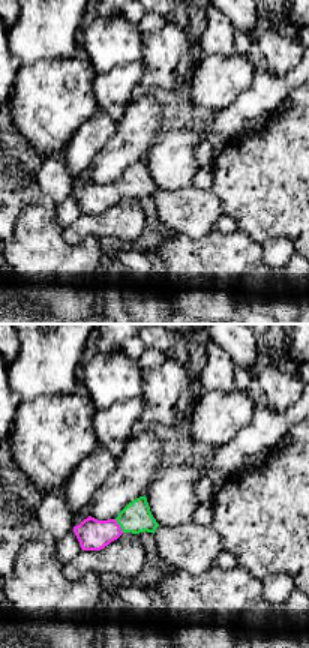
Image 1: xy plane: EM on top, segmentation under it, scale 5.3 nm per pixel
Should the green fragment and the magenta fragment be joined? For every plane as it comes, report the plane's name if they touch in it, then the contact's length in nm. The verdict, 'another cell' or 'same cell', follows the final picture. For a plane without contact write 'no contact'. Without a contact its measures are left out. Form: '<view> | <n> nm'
xy | 90 nm

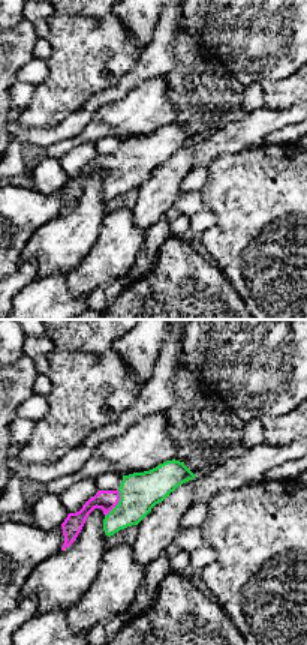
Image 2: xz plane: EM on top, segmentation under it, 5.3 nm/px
xz | 170 nm

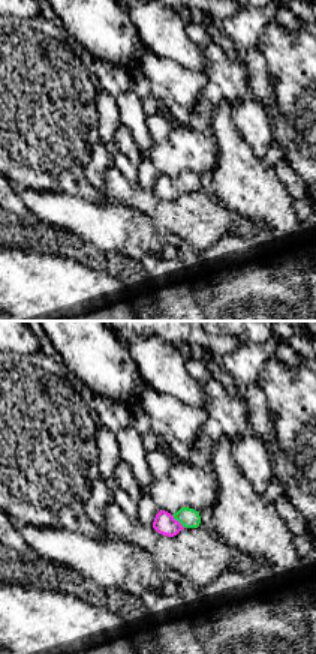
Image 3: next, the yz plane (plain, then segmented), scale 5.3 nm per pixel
yz | 100 nm

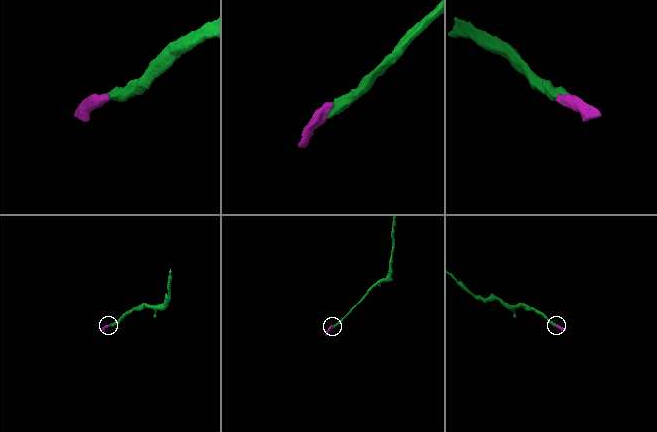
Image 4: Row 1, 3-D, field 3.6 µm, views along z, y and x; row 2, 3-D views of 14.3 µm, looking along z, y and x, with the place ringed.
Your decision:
same cell

